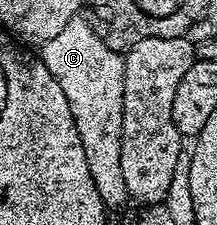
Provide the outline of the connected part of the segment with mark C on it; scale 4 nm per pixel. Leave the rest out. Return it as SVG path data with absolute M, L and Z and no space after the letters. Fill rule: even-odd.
M85 17L67 21L62 31L51 37L51 41L40 44L39 51L41 63L51 69L51 77L59 81L59 89L63 89L67 105L71 105L71 117L75 117L75 129L79 129L87 169L91 169L91 181L95 181L99 197L109 209L128 204L130 197L120 164L126 56L112 51Z

